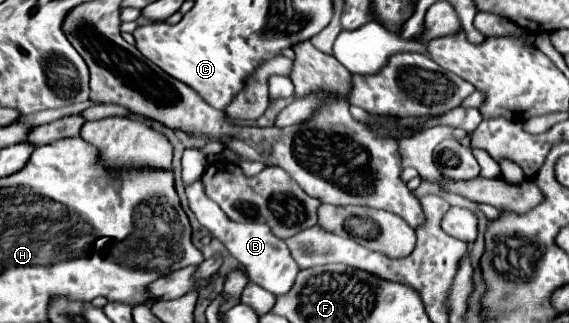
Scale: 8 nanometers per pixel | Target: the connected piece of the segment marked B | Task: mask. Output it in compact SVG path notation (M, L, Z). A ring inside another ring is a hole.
M197 178L193 184L187 186L187 198L189 198L189 206L195 212L197 220L217 238L225 244L225 248L247 268L249 280L253 284L259 284L261 288L265 288L267 292L281 296L287 294L291 290L291 284L295 284L295 276L299 274L299 266L295 264L295 260L291 258L291 252L287 248L287 244L283 240L279 240L267 224L257 224L257 222L247 222L247 224L235 224L231 222L225 212L207 198L207 194L203 194L203 182L201 178Z

